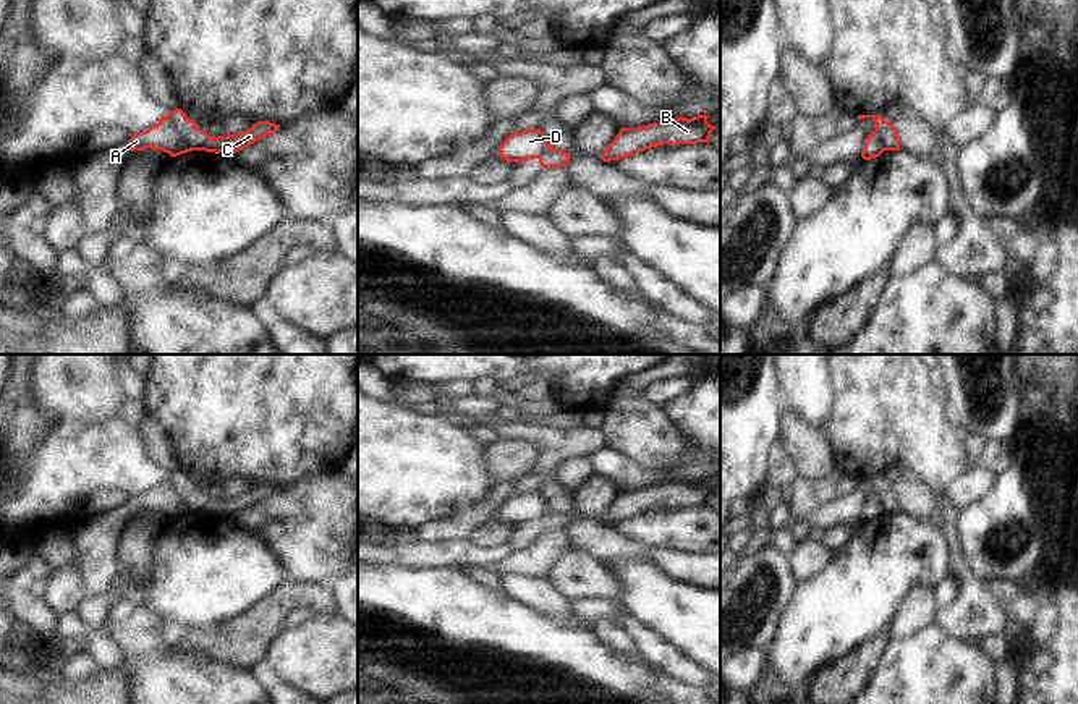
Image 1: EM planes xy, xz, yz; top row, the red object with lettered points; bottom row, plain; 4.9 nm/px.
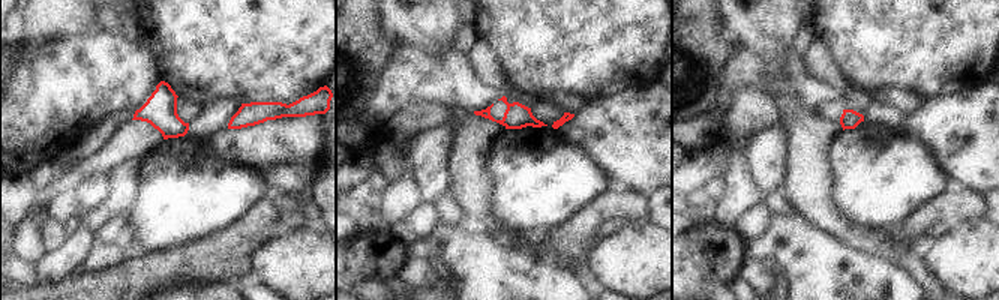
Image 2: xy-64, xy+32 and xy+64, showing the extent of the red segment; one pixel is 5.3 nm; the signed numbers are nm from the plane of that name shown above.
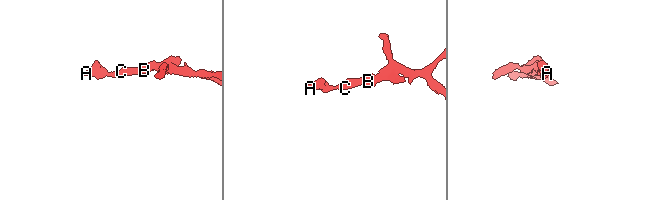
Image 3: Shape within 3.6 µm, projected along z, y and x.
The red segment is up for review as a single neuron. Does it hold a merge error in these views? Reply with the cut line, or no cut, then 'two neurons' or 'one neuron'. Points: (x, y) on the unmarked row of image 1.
cut xy (186, 483), (185, 504), (193, 512); two neurons

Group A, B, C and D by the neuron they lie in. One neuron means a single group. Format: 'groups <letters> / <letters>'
groups A D / B C

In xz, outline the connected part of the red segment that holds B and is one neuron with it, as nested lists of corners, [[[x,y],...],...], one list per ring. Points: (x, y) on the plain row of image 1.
[[[709,477],[693,481],[673,481],[638,490],[622,490],[615,502],[599,518],[604,524],[636,518],[646,511],[670,507],[709,505],[711,495],[717,492],[707,486]]]

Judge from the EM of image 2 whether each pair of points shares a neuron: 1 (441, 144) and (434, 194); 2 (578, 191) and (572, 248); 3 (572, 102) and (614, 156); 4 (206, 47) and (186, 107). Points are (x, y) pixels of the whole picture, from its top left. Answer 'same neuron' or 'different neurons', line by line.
1: same neuron
2: different neurons
3: different neurons
4: different neurons

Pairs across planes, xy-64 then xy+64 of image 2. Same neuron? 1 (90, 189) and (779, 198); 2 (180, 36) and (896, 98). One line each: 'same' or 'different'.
1: different
2: different

